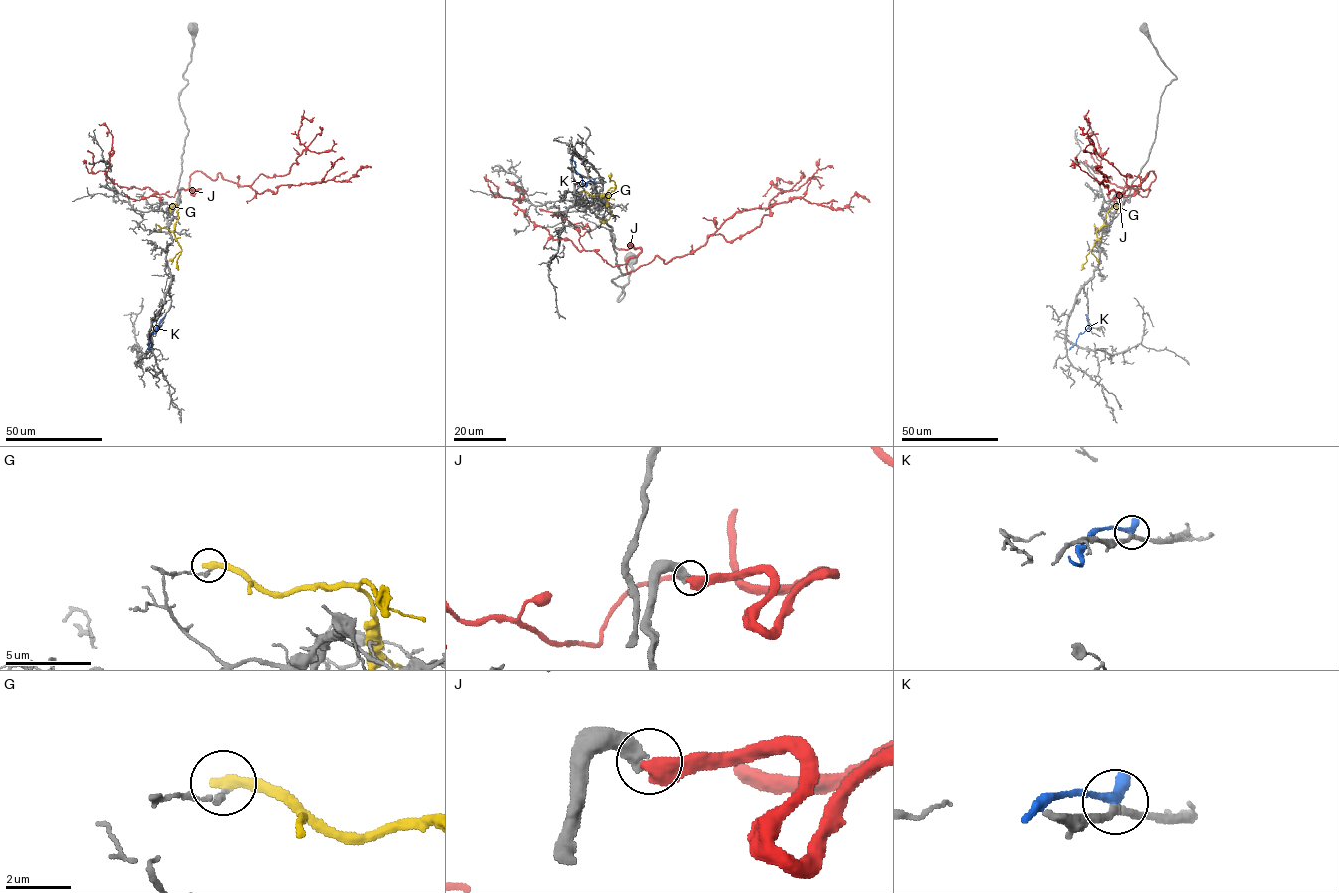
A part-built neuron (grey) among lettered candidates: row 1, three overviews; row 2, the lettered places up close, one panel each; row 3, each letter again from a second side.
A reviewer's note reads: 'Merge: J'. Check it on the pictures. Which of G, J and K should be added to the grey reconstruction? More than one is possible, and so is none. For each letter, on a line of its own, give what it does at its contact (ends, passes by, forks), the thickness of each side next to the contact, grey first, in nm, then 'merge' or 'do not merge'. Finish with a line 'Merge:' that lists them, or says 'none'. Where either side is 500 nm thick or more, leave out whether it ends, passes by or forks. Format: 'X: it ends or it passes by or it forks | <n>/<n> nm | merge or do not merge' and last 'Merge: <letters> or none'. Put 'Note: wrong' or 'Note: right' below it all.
G: it ends | 140/320 nm | do not merge
J: 400/550 nm | merge
K: it ends | 240/400 nm | do not merge
Merge: J
Note: right

